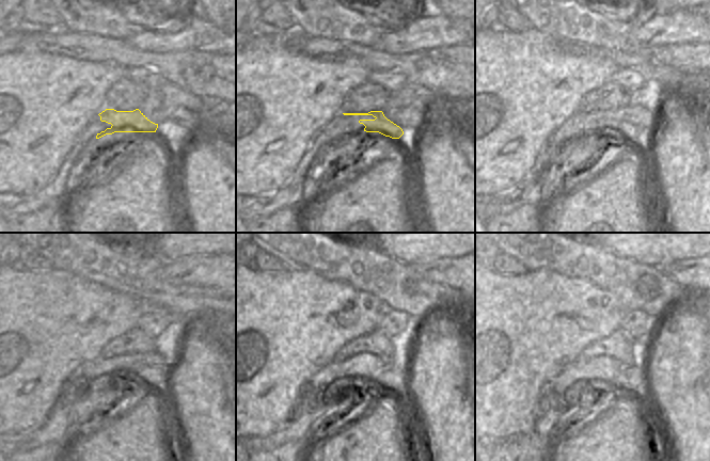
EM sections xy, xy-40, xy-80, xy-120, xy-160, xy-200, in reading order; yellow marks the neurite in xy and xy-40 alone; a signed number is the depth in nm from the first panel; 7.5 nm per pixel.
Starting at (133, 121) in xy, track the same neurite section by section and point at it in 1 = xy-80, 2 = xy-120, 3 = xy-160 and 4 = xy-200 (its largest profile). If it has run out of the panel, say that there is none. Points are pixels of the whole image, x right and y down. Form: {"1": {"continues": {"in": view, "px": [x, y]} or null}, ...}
{"1": {"continues": {"in": "xy-80", "px": [636, 136]}}, "2": {"continues": {"in": "xy-120", "px": [158, 378]}}, "3": {"continues": {"in": "xy-160", "px": [395, 380]}}, "4": {"continues": {"in": "xy-200", "px": [633, 380]}}}

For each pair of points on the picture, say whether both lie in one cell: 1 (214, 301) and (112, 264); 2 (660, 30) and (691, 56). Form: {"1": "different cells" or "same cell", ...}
{"1": "same cell", "2": "different cells"}

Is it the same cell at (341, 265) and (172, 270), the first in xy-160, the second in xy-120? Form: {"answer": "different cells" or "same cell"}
{"answer": "different cells"}

